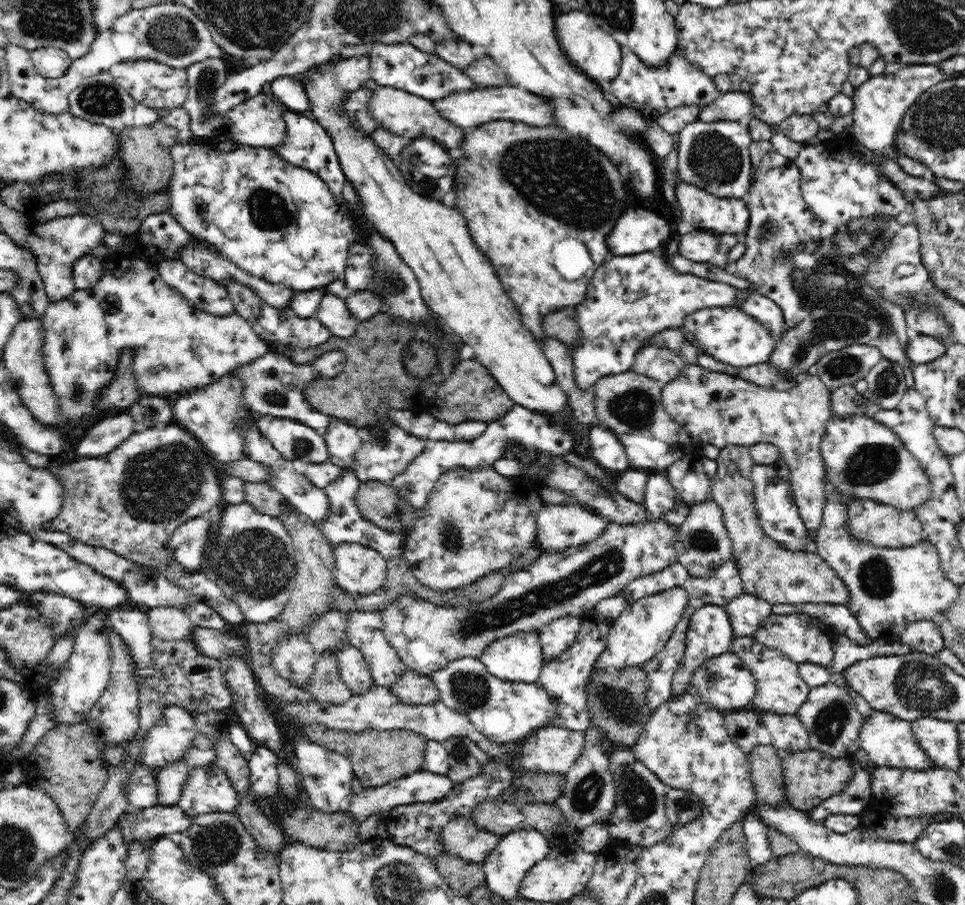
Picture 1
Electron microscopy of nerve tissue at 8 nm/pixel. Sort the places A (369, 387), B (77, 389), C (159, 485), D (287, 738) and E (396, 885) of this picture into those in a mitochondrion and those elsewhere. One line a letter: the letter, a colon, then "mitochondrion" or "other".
A: other
B: mitochondrion
C: mitochondrion
D: other
E: mitochondrion

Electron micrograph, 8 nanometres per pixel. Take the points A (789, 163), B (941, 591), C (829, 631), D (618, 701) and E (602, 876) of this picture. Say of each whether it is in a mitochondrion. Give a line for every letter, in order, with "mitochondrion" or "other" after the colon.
A: other
B: other
C: other
D: mitochondrion
E: other

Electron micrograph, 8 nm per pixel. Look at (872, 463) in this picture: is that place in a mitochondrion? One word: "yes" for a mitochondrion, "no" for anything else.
yes

